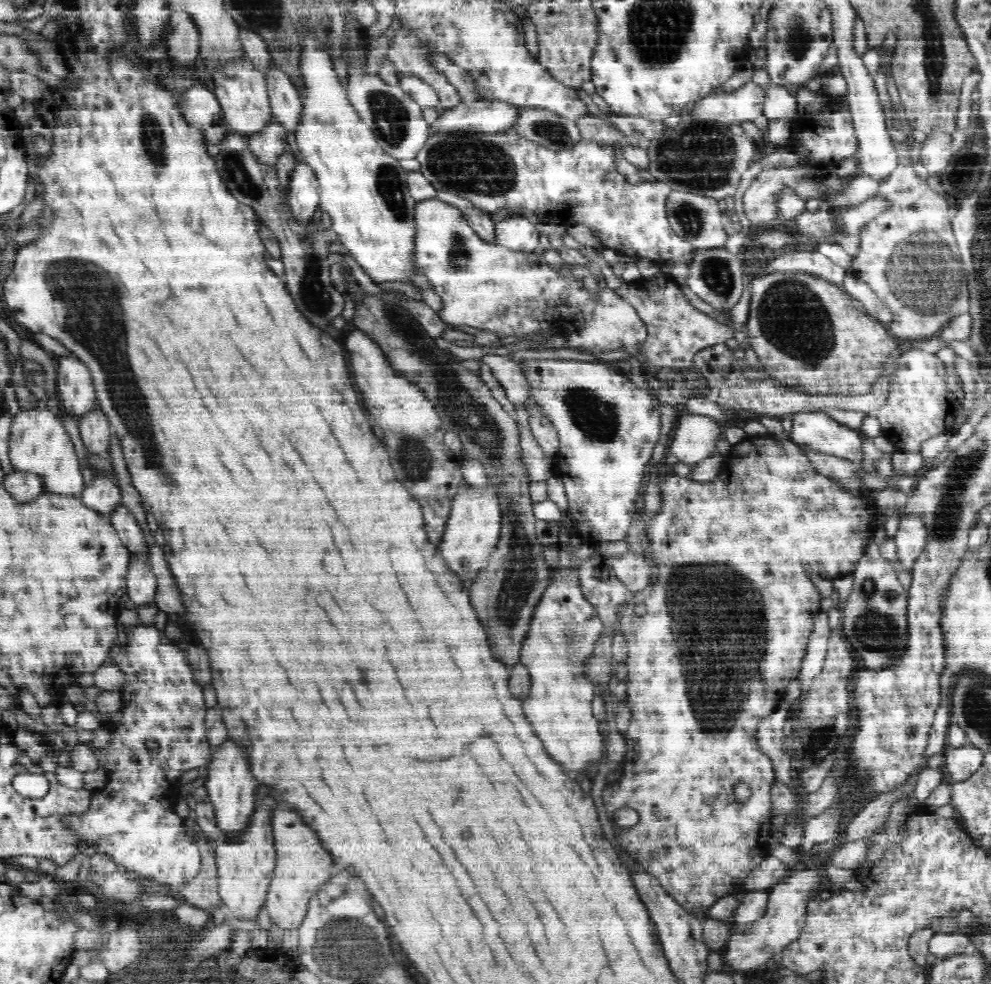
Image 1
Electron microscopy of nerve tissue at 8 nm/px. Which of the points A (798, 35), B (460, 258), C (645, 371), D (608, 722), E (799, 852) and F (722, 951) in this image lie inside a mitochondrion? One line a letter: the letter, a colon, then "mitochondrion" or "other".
A: mitochondrion
B: mitochondrion
C: other
D: other
E: other
F: other

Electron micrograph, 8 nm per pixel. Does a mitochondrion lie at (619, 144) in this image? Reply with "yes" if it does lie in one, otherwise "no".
no

